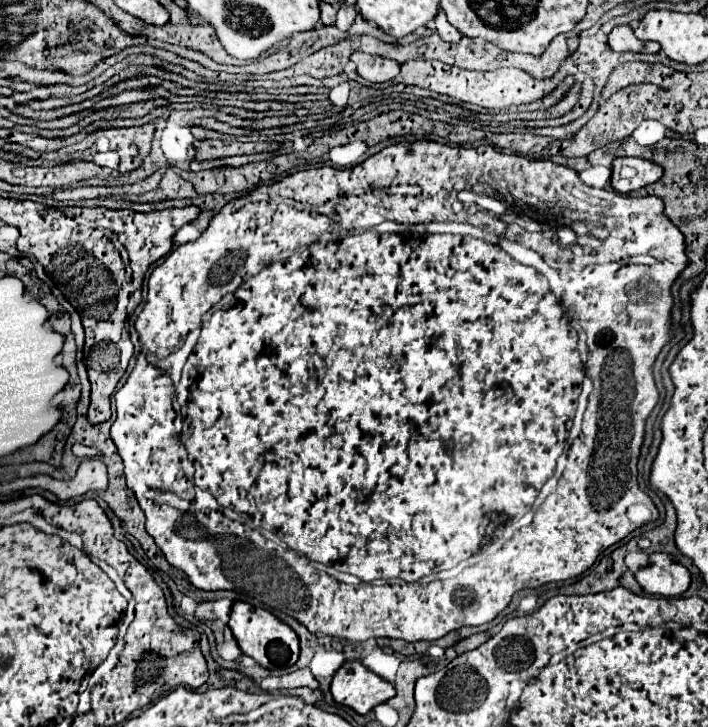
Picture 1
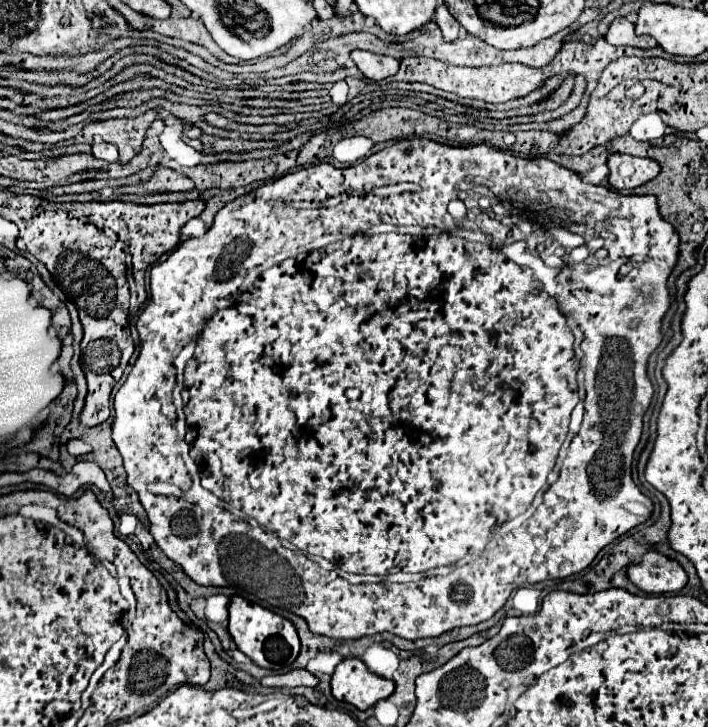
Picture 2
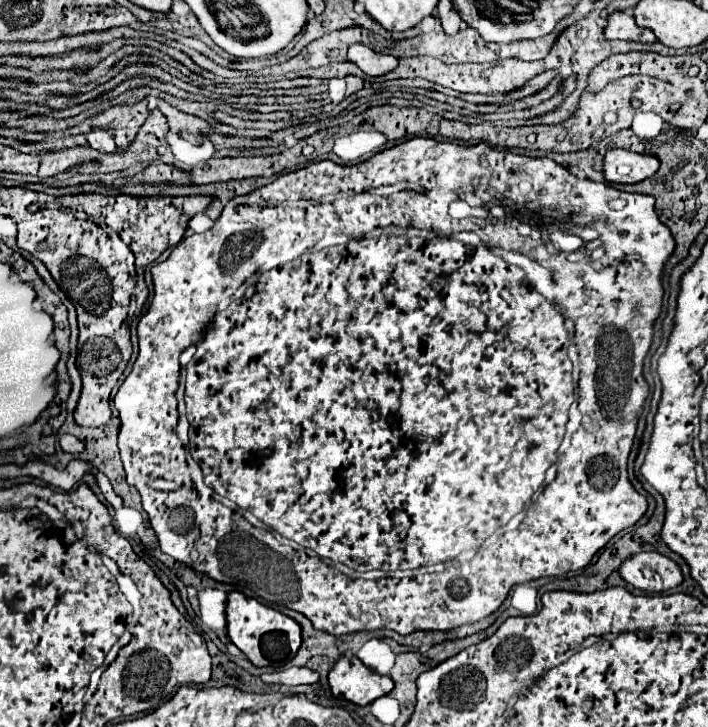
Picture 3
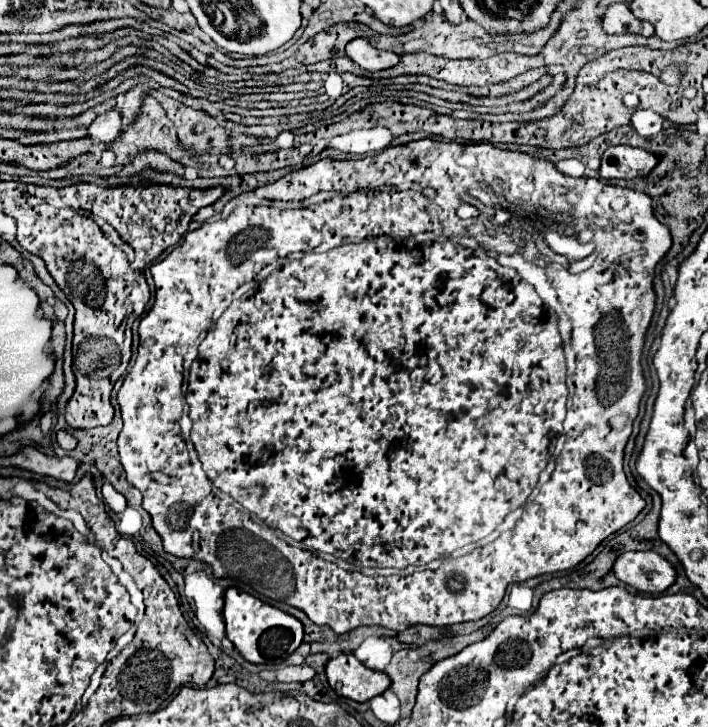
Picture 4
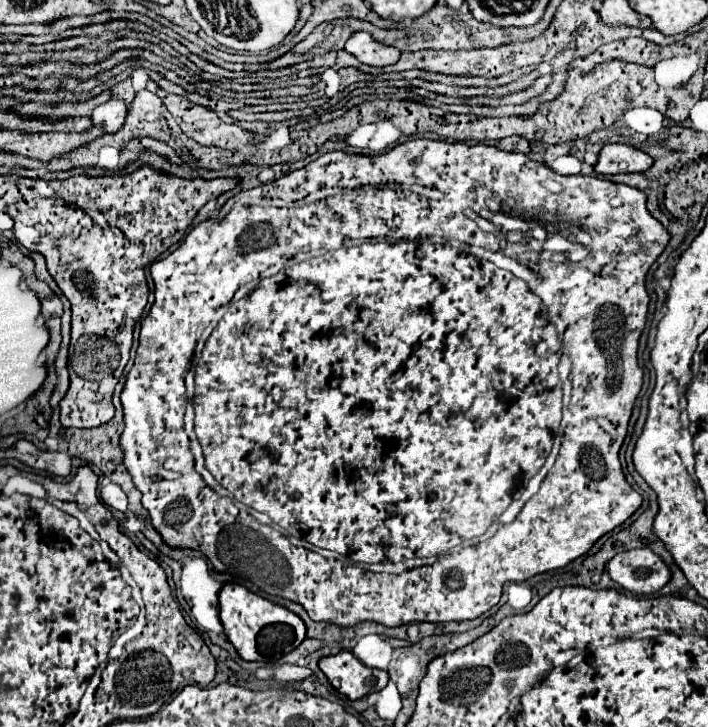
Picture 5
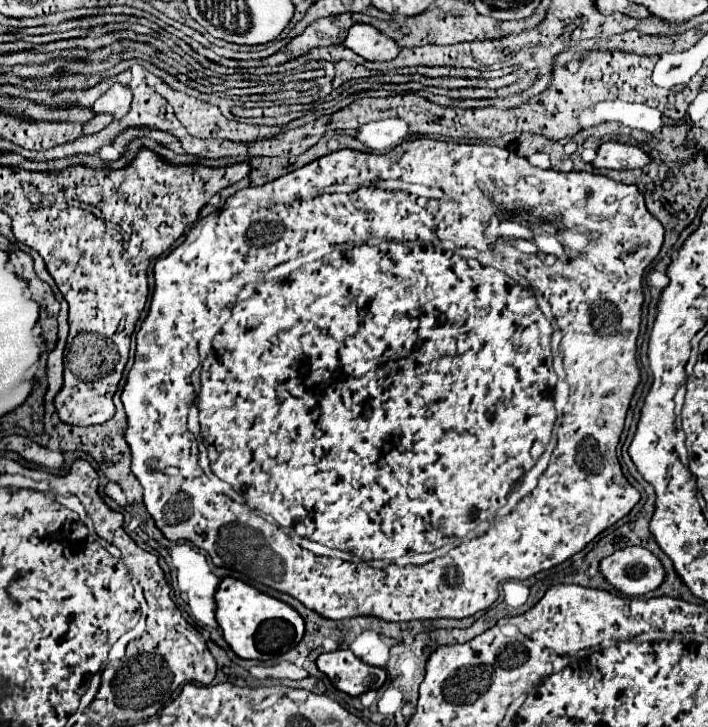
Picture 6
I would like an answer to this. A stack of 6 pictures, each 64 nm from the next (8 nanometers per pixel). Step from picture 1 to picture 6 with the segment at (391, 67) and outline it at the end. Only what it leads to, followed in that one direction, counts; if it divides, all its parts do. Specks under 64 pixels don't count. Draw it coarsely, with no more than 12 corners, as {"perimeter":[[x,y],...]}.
{"perimeter":[[354,24],[344,46],[368,62],[390,62],[398,44],[368,24]]}

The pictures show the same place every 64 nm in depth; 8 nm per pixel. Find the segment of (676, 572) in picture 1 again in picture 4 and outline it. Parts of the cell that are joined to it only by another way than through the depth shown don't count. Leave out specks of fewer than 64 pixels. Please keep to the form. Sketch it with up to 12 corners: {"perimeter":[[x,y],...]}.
{"perimeter":[[624,552],[614,574],[646,594],[676,582],[656,552]]}

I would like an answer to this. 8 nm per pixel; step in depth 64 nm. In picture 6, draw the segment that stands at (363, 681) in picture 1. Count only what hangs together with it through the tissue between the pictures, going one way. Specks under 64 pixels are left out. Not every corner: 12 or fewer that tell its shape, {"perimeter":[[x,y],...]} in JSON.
{"perimeter":[[350,650],[324,652],[318,668],[350,696],[380,690],[386,670]]}

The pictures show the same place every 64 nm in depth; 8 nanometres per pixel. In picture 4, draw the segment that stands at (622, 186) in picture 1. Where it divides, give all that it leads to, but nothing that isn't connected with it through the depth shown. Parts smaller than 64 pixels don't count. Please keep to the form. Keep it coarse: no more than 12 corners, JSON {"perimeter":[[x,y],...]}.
{"perimeter":[[610,146],[600,176],[634,180],[658,158],[632,146]]}

